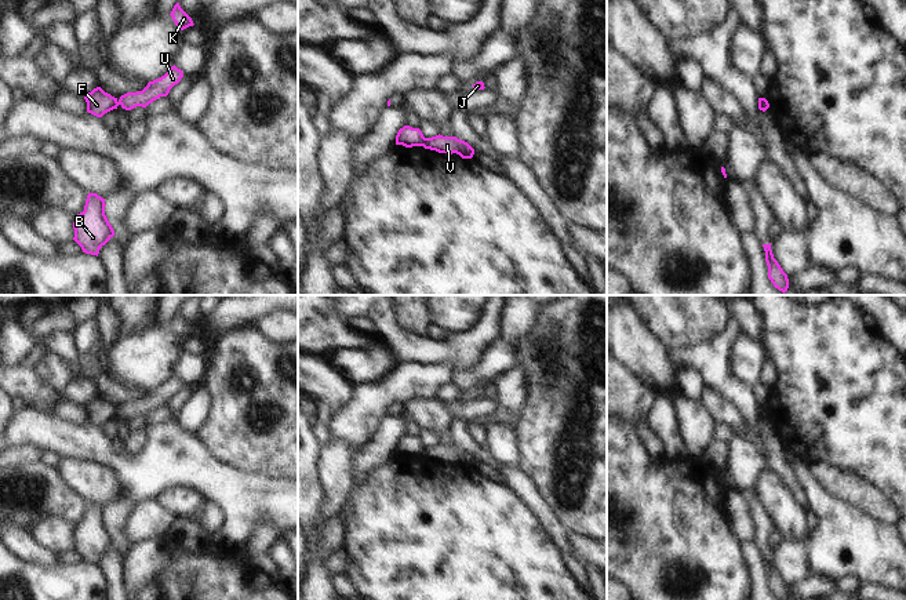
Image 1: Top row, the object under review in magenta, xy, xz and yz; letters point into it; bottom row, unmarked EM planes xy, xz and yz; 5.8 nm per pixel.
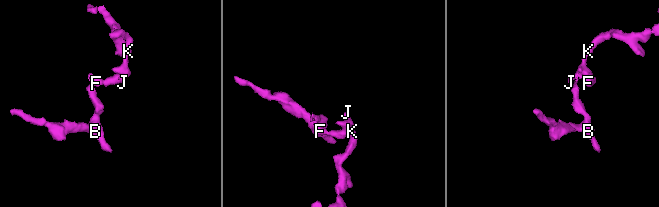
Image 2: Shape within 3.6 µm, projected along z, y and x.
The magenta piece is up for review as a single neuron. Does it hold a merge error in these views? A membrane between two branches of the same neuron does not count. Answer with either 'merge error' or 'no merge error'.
merge error

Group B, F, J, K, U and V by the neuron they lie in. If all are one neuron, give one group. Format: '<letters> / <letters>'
B F / J K U V

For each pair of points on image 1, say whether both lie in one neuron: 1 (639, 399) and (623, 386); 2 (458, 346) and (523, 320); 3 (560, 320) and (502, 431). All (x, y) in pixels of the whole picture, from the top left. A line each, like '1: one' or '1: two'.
1: one
2: two
3: two

